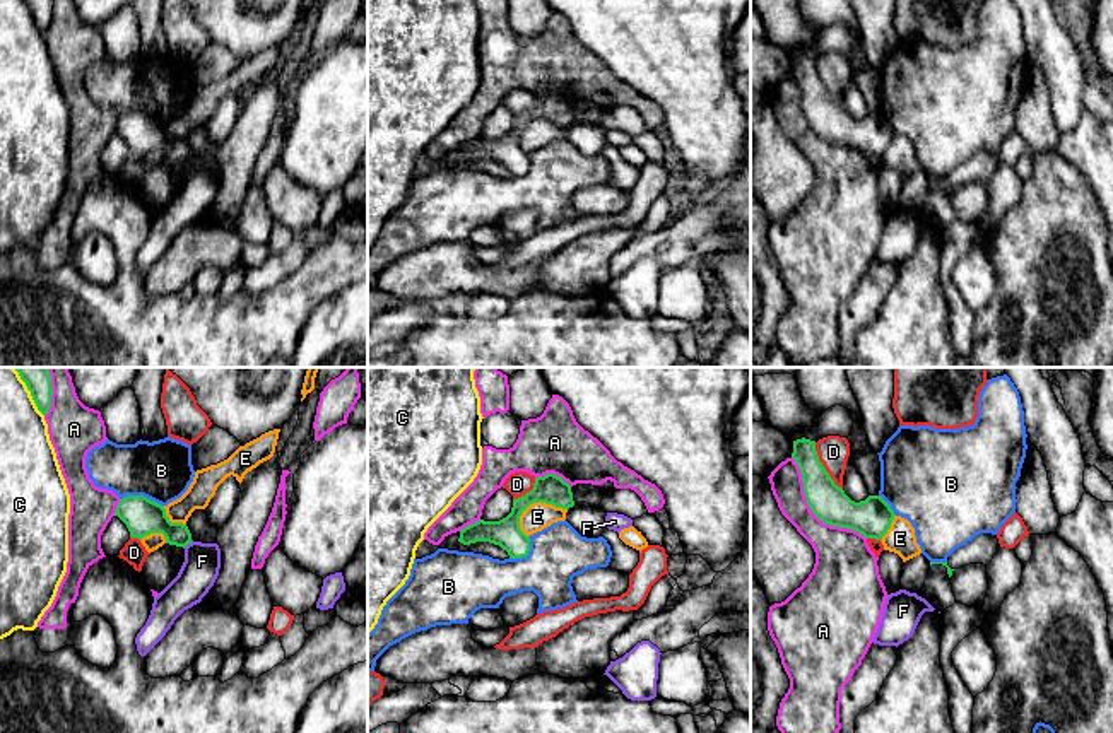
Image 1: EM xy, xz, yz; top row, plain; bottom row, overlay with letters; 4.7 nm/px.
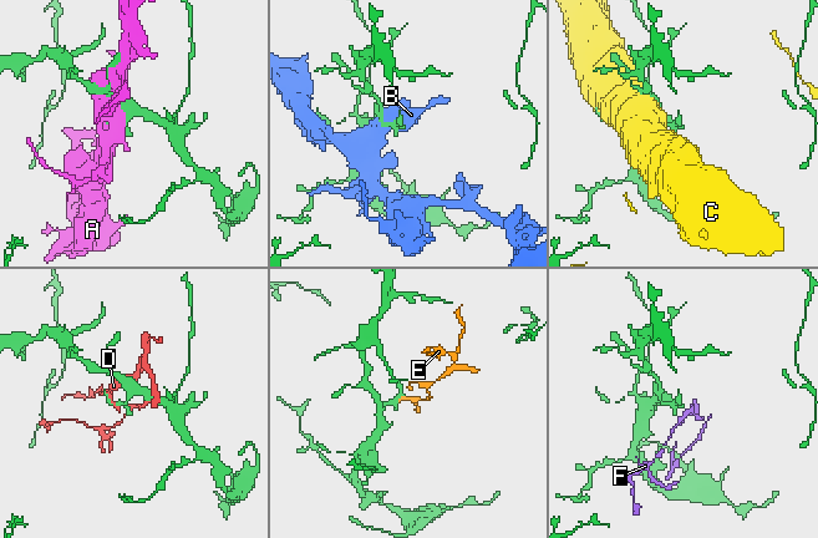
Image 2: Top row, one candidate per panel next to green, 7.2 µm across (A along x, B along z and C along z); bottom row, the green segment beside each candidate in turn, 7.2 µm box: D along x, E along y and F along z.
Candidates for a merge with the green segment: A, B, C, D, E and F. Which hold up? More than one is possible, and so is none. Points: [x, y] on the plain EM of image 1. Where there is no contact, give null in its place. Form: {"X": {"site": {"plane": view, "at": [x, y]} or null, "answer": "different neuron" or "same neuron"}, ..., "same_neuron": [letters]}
{"A": {"site": {"plane": "yz", "at": [812, 129]}, "answer": "different neuron"}, "B": {"site": {"plane": "xy", "at": [142, 113]}, "answer": "different neuron"}, "C": {"site": {"plane": "xy", "at": [33, 16]}, "answer": "different neuron"}, "D": {"site": {"plane": "yz", "at": [823, 84]}, "answer": "different neuron"}, "E": {"site": {"plane": "xz", "at": [535, 118]}, "answer": "different neuron"}, "F": {"site": {"plane": "xy", "at": [187, 161]}, "answer": "different neuron"}, "same_neuron": []}

